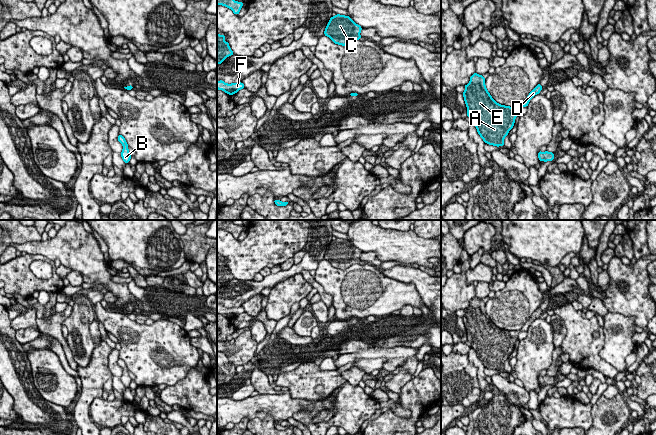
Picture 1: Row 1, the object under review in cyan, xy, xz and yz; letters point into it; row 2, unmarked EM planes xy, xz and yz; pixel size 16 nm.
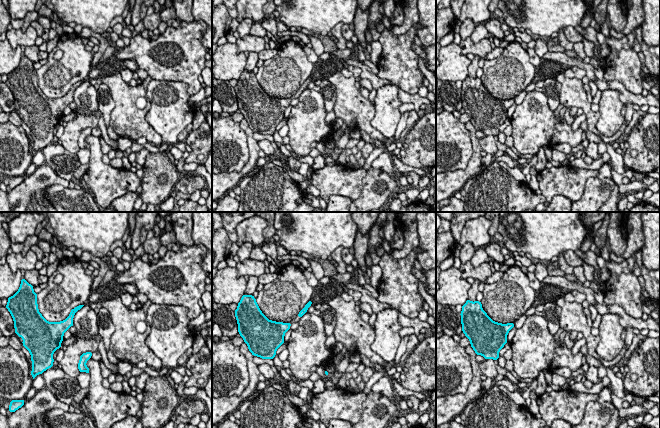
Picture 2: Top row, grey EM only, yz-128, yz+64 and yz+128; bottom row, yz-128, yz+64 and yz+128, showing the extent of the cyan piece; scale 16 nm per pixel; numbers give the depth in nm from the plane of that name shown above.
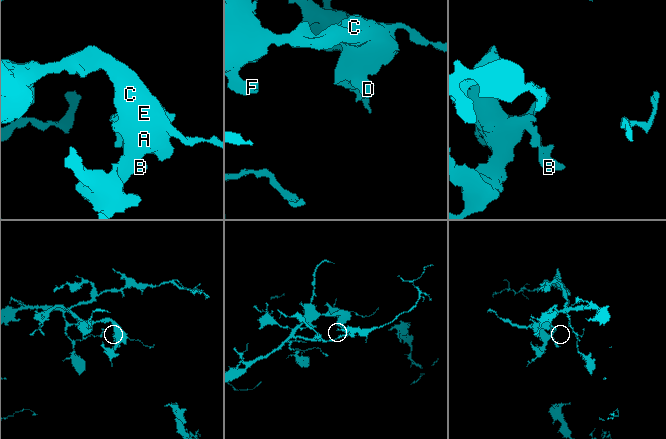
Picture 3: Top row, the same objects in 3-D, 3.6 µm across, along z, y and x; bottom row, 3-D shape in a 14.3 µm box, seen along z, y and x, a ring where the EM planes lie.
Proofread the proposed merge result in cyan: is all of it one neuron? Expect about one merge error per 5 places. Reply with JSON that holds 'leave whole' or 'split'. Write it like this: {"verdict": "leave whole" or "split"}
{"verdict": "leave whole"}

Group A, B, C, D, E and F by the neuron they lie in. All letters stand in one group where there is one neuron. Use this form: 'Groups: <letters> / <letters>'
Groups: A B C D E F

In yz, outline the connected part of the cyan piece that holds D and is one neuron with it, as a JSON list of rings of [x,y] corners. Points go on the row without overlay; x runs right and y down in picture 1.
[[[476,296],[464,310],[464,325],[467,331],[467,341],[471,343],[483,365],[493,370],[504,370],[504,362],[513,352],[519,333],[527,331],[530,324],[543,313],[539,307],[527,320],[521,330],[510,331],[497,327],[486,309],[483,299]]]

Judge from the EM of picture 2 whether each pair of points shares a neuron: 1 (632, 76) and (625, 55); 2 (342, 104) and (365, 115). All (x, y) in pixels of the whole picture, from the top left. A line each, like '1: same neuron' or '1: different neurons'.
1: same neuron
2: same neuron

